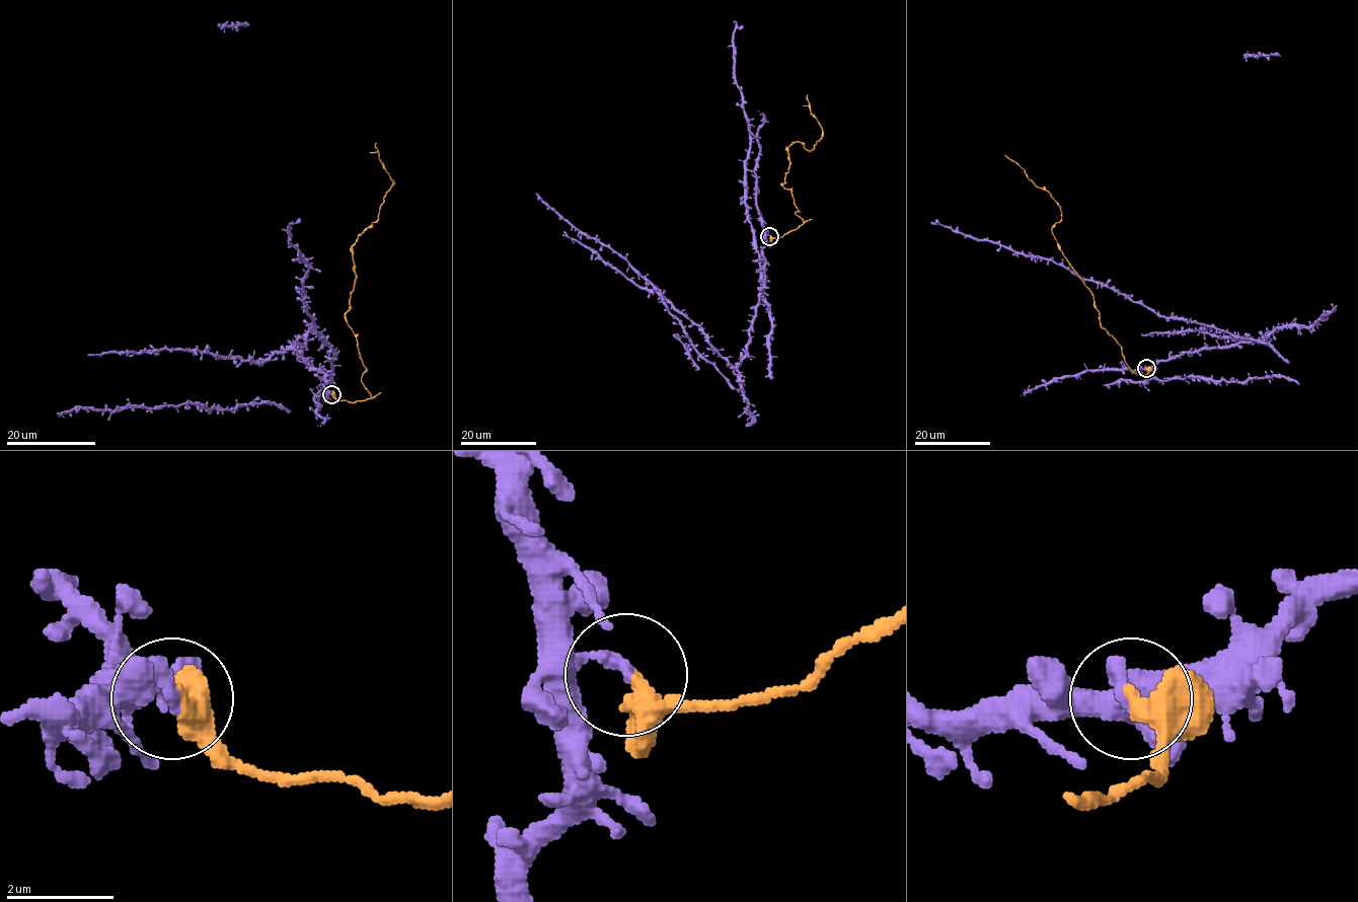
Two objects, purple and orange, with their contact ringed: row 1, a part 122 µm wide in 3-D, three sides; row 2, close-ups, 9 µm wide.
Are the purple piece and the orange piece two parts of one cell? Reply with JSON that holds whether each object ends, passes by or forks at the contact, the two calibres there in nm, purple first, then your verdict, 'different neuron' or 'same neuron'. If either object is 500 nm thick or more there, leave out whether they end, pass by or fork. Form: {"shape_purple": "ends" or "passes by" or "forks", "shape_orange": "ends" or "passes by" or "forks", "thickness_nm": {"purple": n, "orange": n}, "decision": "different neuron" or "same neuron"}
{"shape_purple": "ends", "shape_orange": "passes by", "thickness_nm": {"purple": 280, "orange": 360}, "decision": "different neuron"}

